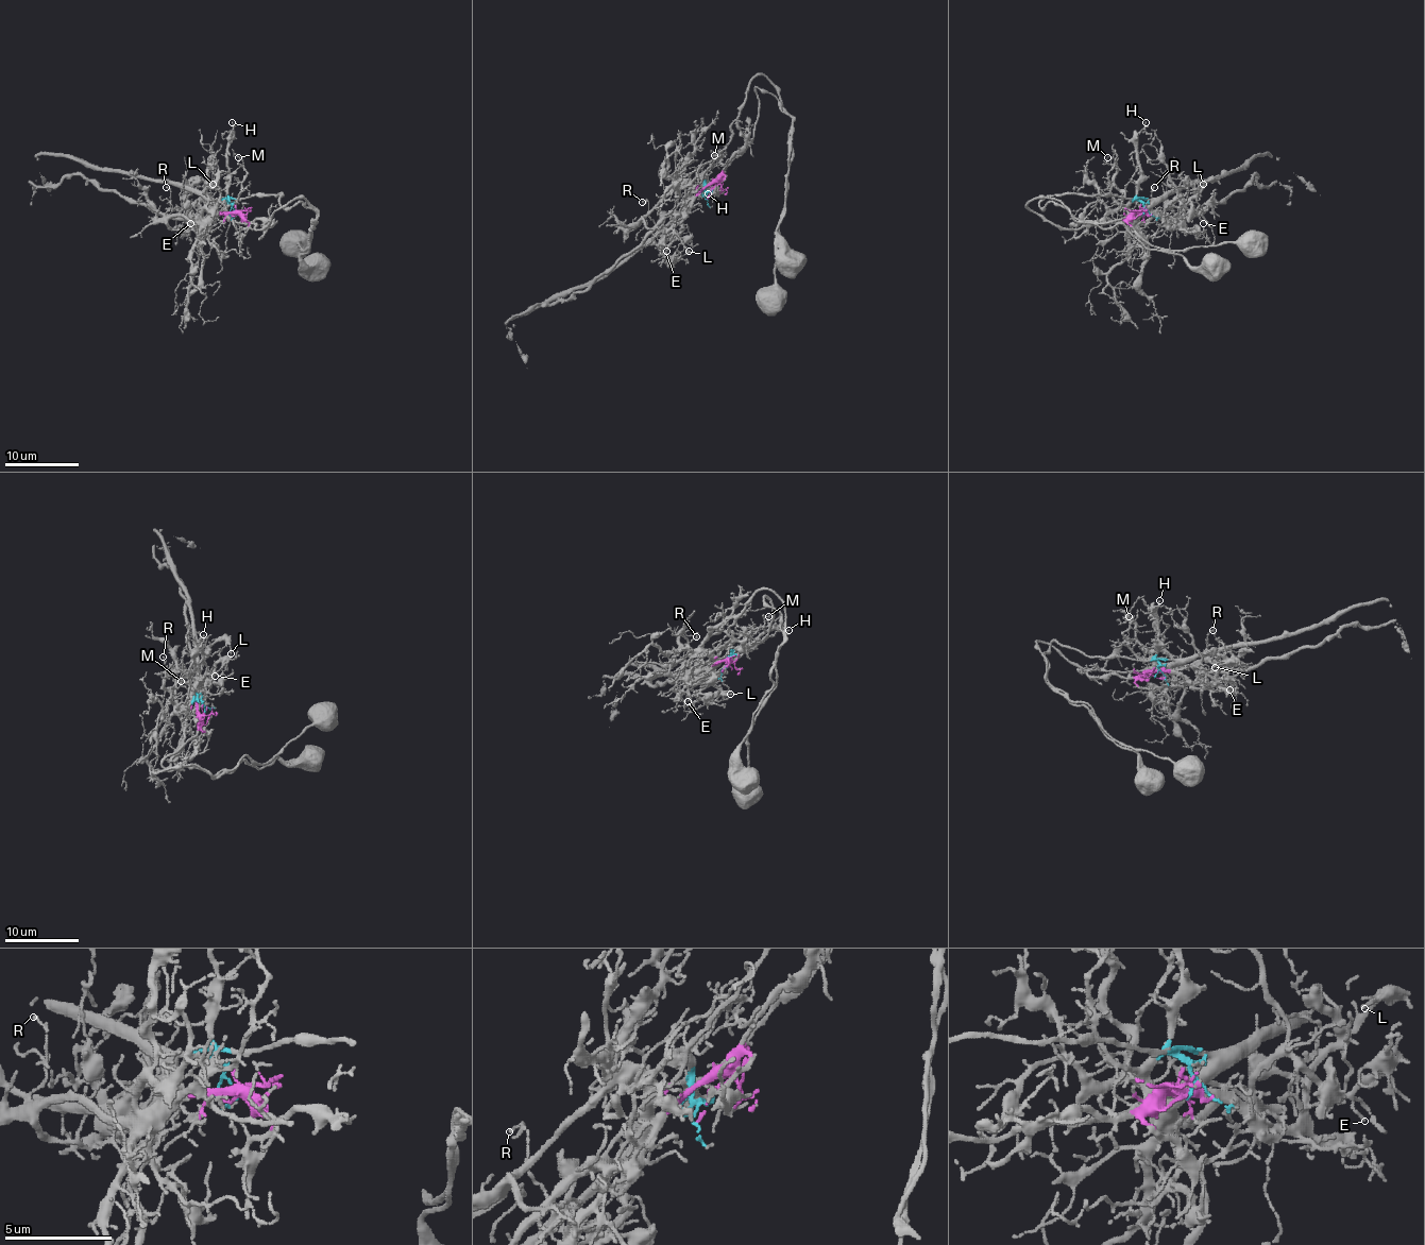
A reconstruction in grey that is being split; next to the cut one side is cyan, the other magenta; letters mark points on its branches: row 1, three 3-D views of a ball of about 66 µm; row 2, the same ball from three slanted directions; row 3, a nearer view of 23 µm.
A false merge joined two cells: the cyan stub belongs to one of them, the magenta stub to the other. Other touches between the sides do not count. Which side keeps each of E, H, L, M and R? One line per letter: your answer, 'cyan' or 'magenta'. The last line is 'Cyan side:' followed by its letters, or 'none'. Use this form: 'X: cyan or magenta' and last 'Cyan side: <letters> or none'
E: magenta
H: cyan
L: magenta
M: cyan
R: magenta
Cyan side: H, M

